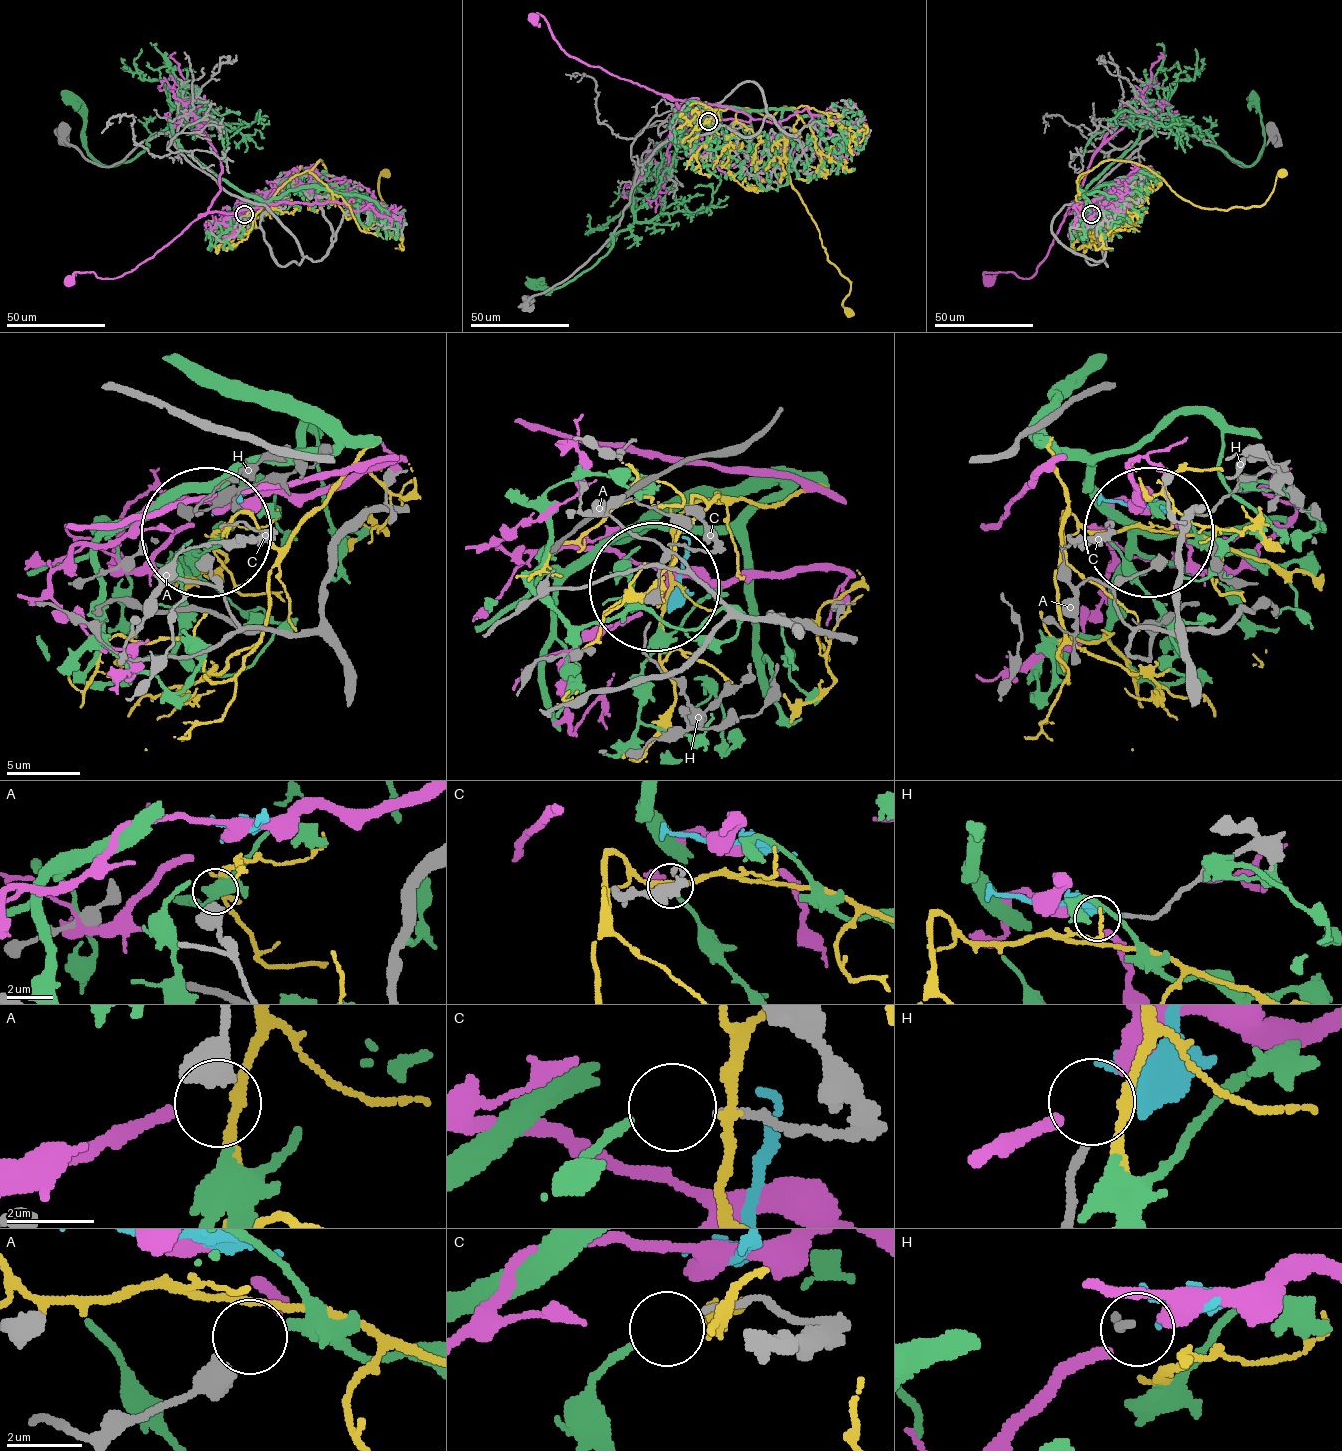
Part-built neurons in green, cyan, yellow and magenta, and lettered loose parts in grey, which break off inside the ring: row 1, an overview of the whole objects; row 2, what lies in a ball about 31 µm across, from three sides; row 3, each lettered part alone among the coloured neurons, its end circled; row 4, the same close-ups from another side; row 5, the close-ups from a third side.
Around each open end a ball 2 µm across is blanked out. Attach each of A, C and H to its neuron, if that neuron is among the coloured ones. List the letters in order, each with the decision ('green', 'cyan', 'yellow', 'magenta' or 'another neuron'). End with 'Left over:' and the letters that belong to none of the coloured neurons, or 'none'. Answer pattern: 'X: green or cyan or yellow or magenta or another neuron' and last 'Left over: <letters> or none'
A: another neuron
C: green
H: magenta
Left over: A

